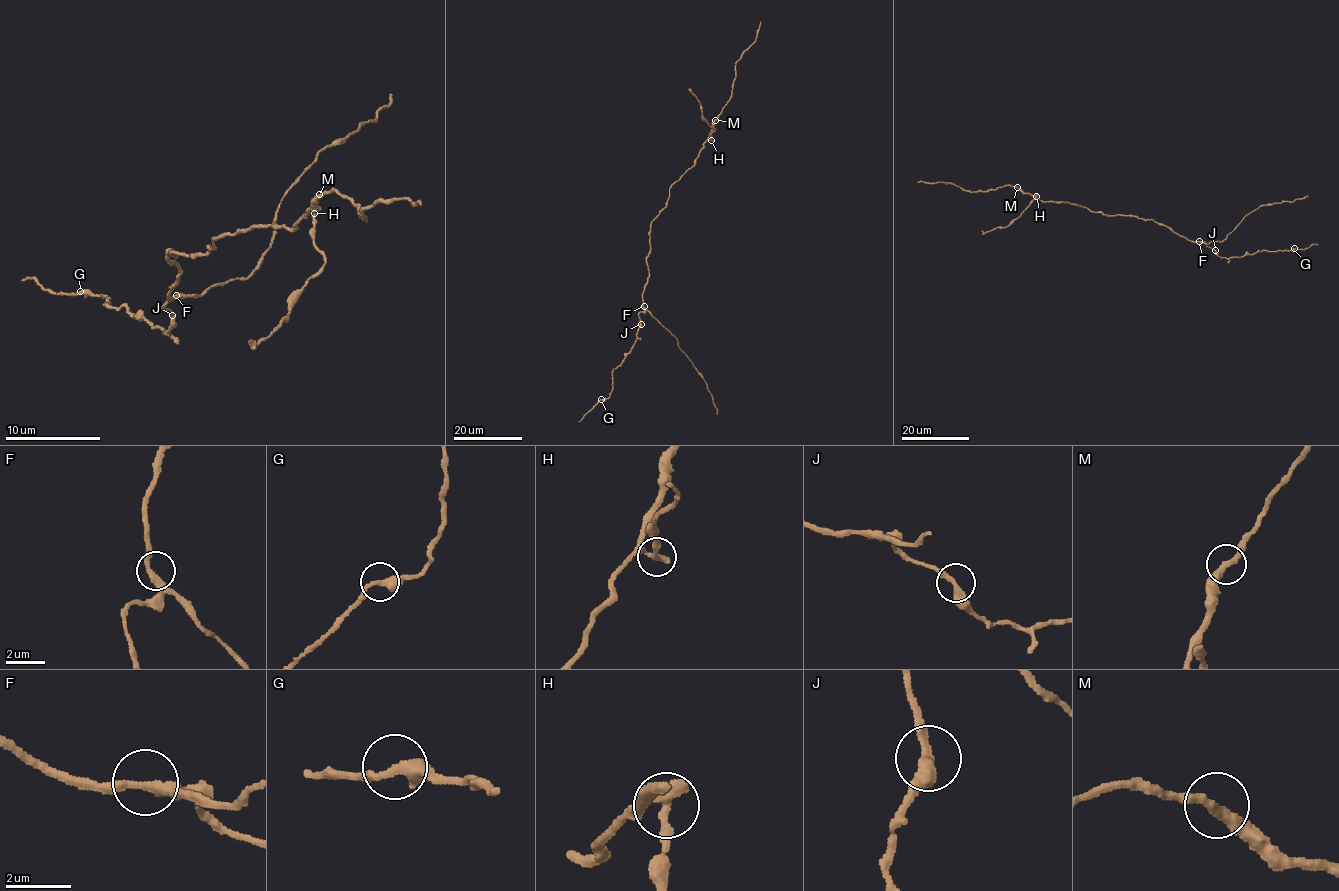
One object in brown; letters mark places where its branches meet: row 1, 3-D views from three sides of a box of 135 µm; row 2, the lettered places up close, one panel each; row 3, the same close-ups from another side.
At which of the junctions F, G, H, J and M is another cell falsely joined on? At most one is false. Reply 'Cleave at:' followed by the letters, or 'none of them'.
Cleave at: H

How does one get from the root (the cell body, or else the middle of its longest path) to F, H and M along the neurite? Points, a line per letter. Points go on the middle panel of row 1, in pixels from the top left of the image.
F: (651, 224), (650, 253), (646, 259), (648, 280), (643, 294), (644, 306)
H: (651, 224), (666, 205), (670, 187), (692, 166), (699, 150), (711, 140)
M: (651, 224), (666, 205), (670, 187), (694, 164), (715, 120)

